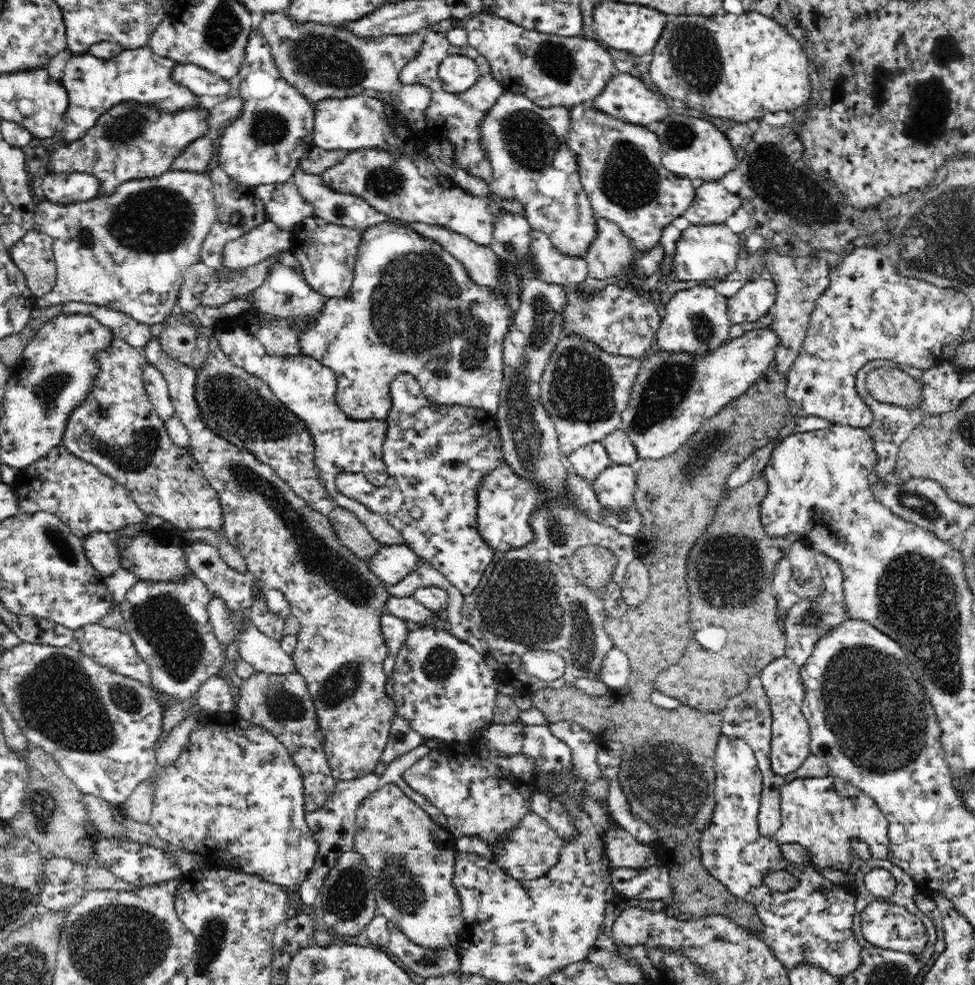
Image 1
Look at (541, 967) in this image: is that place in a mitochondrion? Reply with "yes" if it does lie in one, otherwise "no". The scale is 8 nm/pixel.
no

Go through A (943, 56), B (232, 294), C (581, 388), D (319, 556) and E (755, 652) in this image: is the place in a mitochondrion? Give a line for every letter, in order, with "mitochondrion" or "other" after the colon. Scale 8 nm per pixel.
A: other
B: other
C: mitochondrion
D: mitochondrion
E: other

